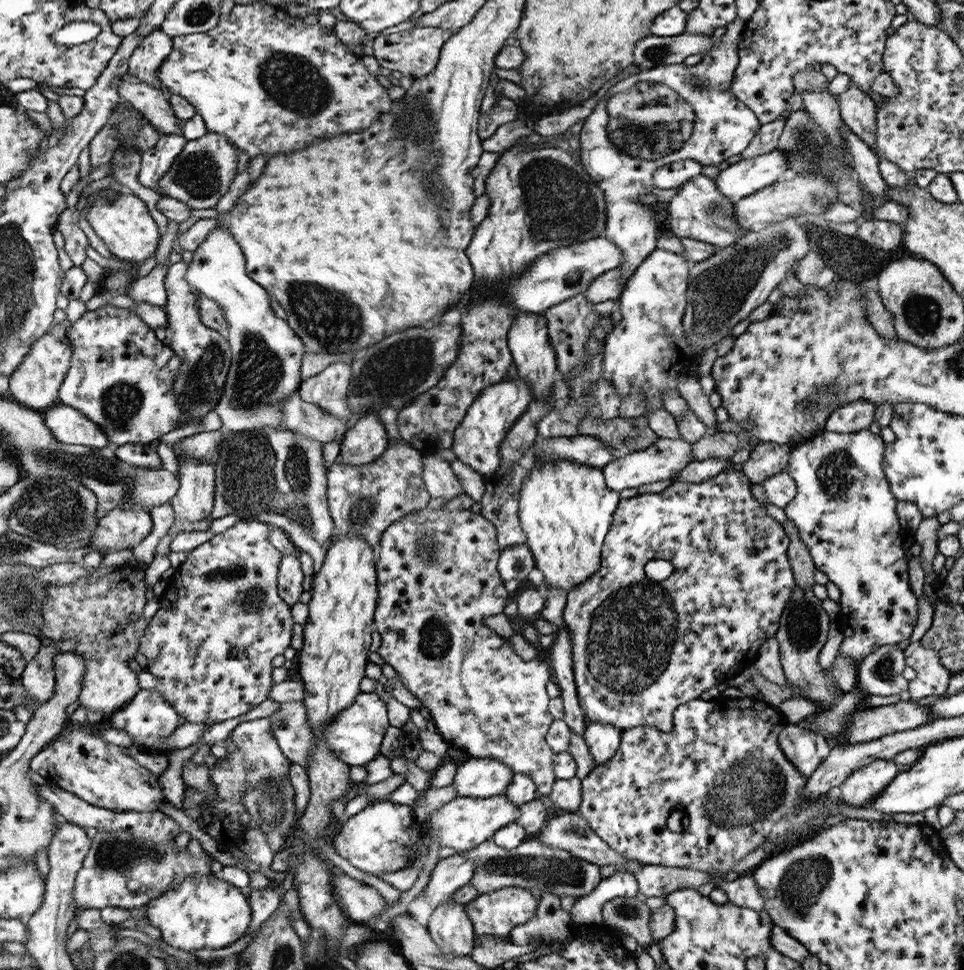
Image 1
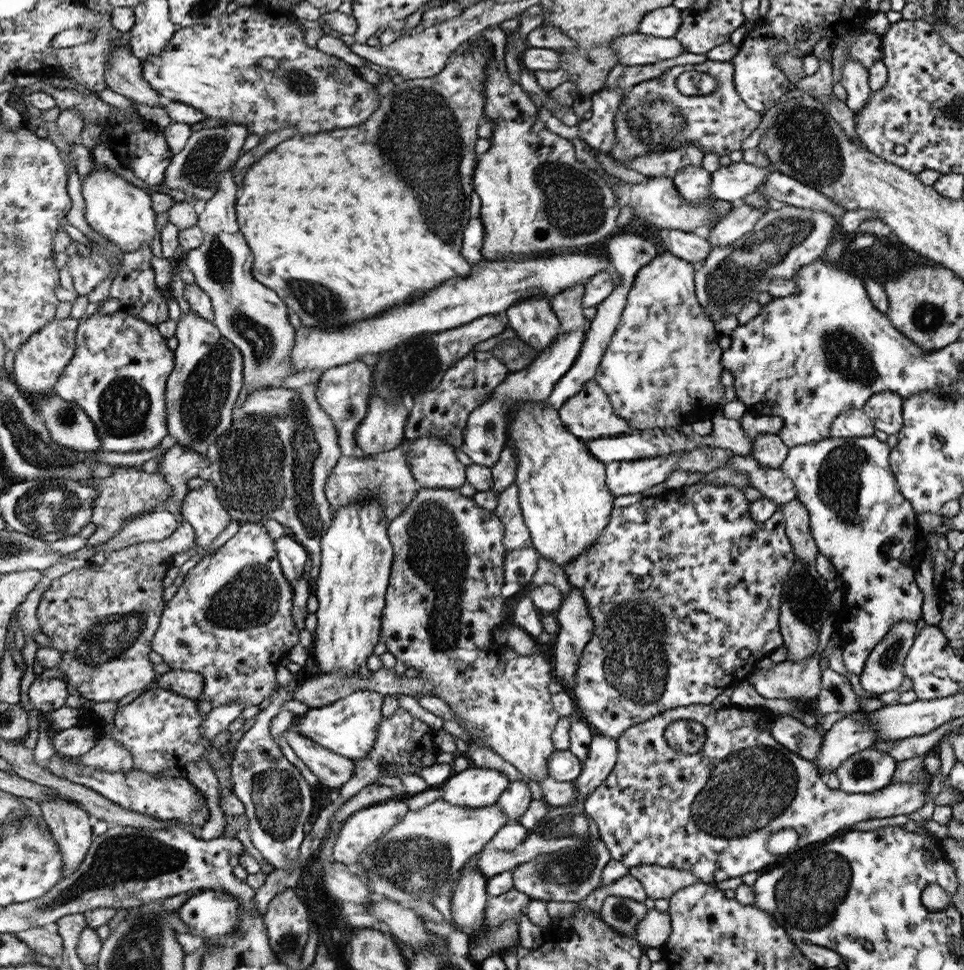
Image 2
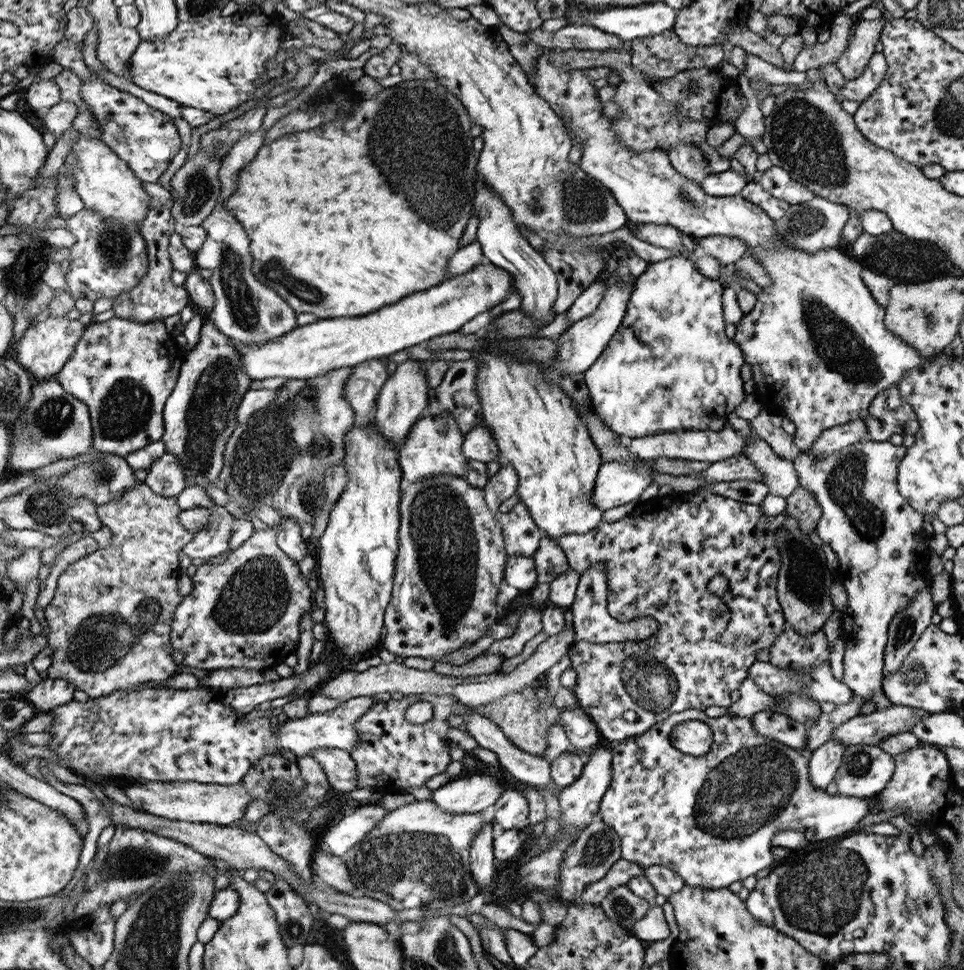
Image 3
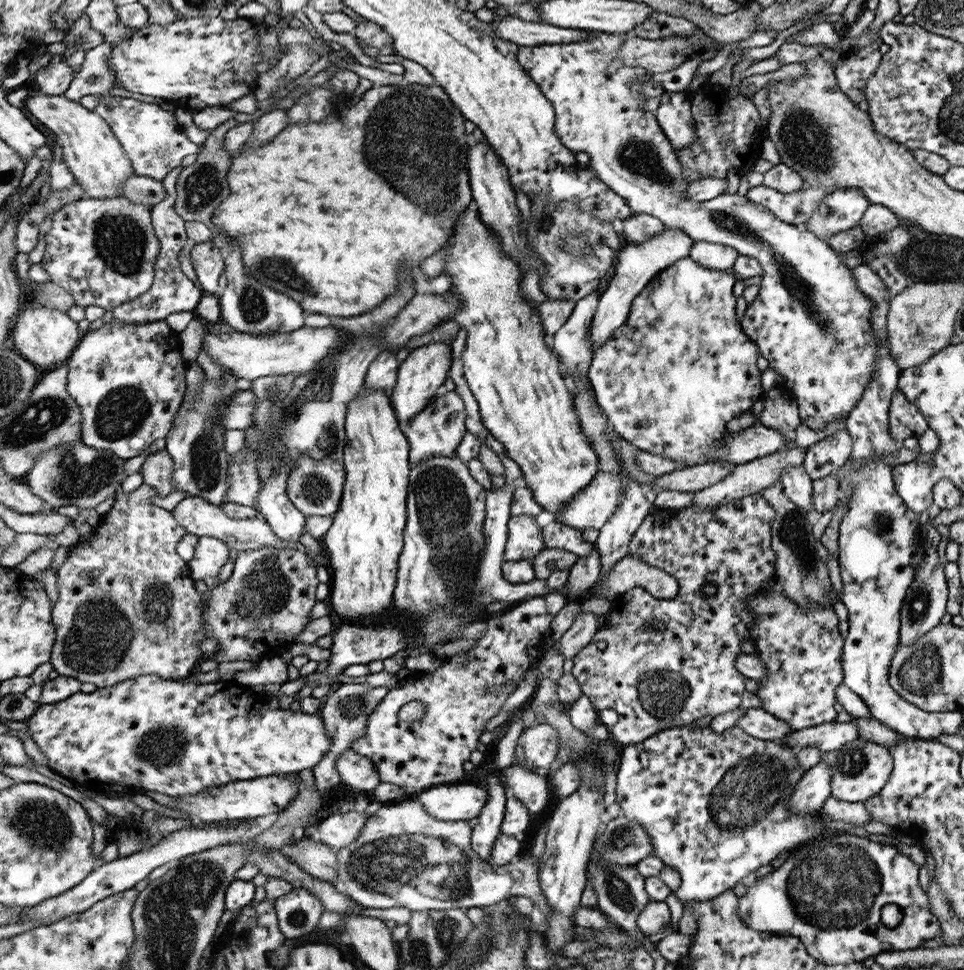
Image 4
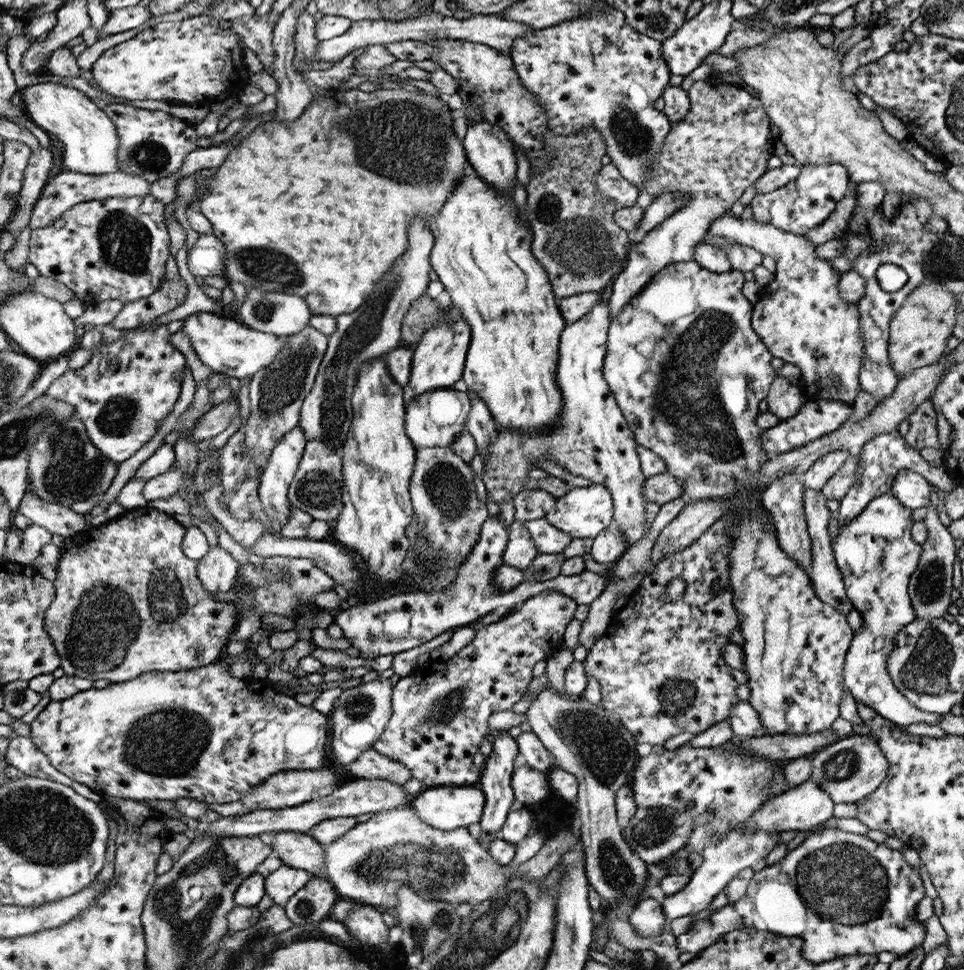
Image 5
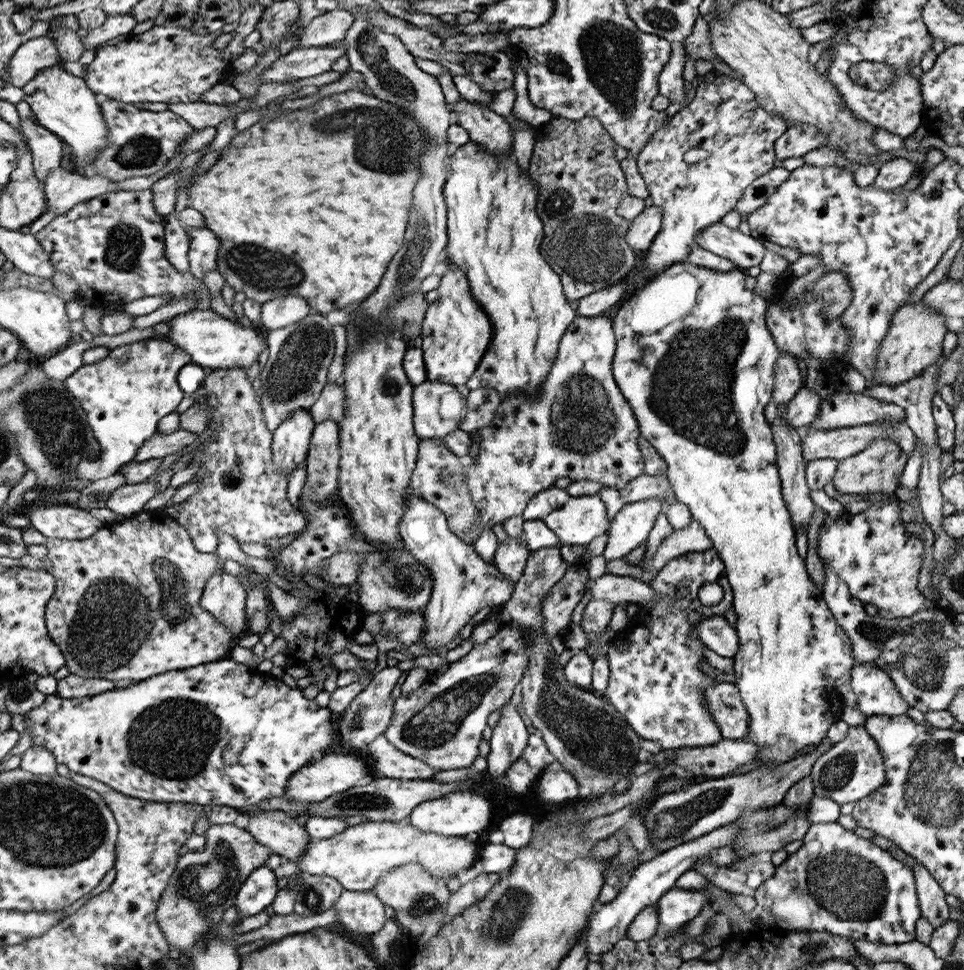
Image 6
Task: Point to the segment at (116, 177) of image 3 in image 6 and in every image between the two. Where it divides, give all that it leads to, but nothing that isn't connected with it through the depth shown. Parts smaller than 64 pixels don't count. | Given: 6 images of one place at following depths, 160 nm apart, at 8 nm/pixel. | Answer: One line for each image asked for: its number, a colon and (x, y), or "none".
4: (92, 152)
5: (90, 139)
6: (64, 104)

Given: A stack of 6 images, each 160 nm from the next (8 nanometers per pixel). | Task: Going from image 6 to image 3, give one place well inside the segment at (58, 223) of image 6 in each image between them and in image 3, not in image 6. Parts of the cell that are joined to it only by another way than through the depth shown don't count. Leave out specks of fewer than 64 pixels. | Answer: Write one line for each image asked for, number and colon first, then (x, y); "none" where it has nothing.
3: (108, 258)
4: (102, 251)
5: (112, 249)

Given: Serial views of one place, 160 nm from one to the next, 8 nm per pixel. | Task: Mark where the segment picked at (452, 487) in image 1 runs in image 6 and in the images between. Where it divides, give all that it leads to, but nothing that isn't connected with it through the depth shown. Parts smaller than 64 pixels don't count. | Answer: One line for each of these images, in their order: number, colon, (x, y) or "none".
2: (433, 462)
3: (435, 446)
4: (438, 430)
5: (436, 418)
6: (439, 408)

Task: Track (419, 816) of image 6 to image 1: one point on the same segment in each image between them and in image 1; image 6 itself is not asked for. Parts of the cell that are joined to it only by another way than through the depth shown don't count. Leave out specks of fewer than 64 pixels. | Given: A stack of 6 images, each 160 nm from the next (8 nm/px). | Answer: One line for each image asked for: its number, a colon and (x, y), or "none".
1: (476, 777)
2: (476, 787)
3: (470, 793)
4: (450, 802)
5: (443, 808)

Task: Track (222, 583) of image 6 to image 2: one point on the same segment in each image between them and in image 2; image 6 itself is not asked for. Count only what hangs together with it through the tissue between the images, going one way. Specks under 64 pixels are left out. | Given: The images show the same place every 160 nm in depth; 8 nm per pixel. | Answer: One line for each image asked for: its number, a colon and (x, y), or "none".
2: (202, 509)
3: (211, 542)
4: (212, 554)
5: (218, 571)

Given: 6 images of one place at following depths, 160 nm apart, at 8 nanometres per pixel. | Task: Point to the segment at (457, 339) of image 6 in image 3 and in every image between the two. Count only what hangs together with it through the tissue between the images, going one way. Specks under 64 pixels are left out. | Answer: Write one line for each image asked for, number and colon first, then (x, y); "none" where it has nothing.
3: (403, 399)
4: (424, 371)
5: (438, 362)

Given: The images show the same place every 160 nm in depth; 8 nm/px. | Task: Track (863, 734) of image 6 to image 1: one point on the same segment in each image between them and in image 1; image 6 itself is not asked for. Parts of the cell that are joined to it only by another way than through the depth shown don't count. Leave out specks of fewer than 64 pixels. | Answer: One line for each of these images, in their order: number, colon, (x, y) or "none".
1: (864, 785)
2: (869, 770)
3: (865, 770)
4: (859, 770)
5: (855, 766)

